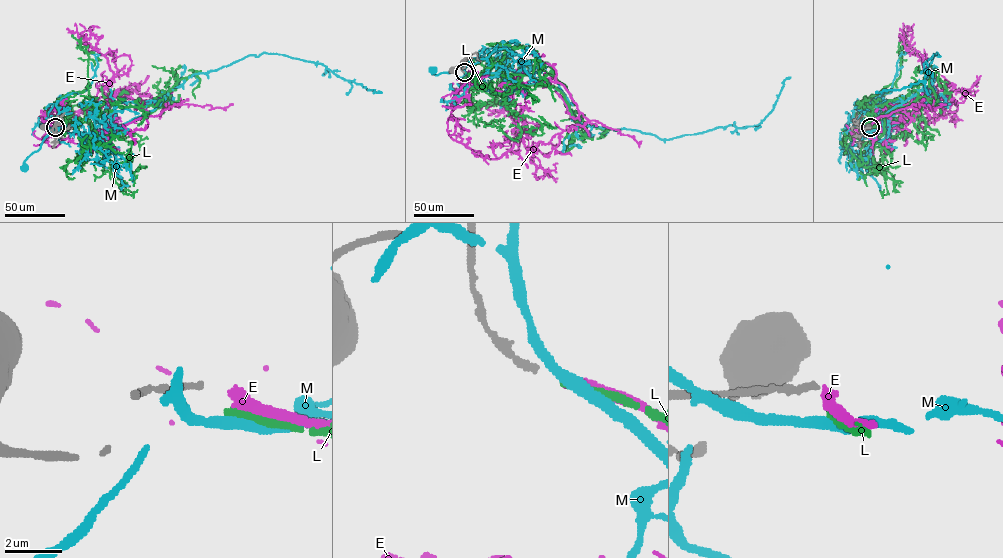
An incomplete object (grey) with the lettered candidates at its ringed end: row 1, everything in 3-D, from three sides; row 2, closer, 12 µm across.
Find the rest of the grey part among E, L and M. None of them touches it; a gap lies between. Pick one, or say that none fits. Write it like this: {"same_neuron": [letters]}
{"same_neuron": ["E"]}

